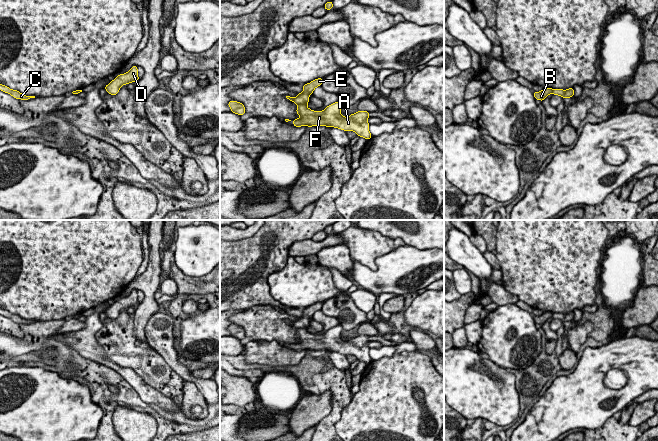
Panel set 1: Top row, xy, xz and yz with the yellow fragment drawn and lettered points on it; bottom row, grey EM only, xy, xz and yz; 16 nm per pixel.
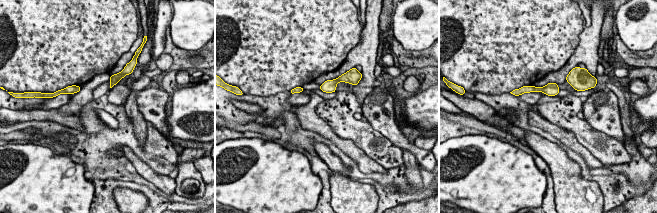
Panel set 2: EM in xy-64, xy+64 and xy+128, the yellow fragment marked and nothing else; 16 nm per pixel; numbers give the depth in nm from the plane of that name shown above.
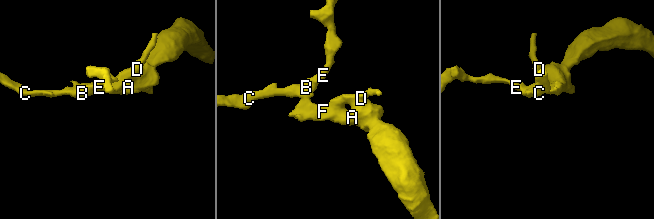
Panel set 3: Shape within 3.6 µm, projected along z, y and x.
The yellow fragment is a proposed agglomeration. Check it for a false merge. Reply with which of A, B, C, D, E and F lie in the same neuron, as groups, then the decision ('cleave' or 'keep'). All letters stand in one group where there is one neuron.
A D F / B C E | cleave

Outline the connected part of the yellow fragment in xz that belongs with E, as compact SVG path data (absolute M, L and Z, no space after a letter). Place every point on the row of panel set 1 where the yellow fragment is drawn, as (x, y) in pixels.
M318 78L315 79L313 81L311 81L308 84L304 84L303 85L303 92L302 93L297 93L298 96L297 97L290 97L290 96L286 96L286 98L292 102L294 102L295 104L308 104L309 103L309 96L313 93L314 89L318 86L321 86L323 81L323 78Z

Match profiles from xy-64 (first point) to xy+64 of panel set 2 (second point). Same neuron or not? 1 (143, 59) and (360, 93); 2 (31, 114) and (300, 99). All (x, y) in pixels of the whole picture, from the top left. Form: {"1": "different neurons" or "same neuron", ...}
{"1": "same neuron", "2": "different neurons"}

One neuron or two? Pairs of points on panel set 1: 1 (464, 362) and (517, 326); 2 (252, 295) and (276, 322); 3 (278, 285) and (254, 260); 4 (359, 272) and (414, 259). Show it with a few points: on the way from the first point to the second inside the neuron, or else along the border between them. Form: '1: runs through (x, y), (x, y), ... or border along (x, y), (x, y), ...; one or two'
1: border along (488, 359), (505, 369); two
2: border along (273, 306), (253, 305), (246, 309); two
3: border along (287, 259), (281, 269), (268, 277), (272, 297); two
4: runs through (373, 276), (392, 276), (400, 272); one

